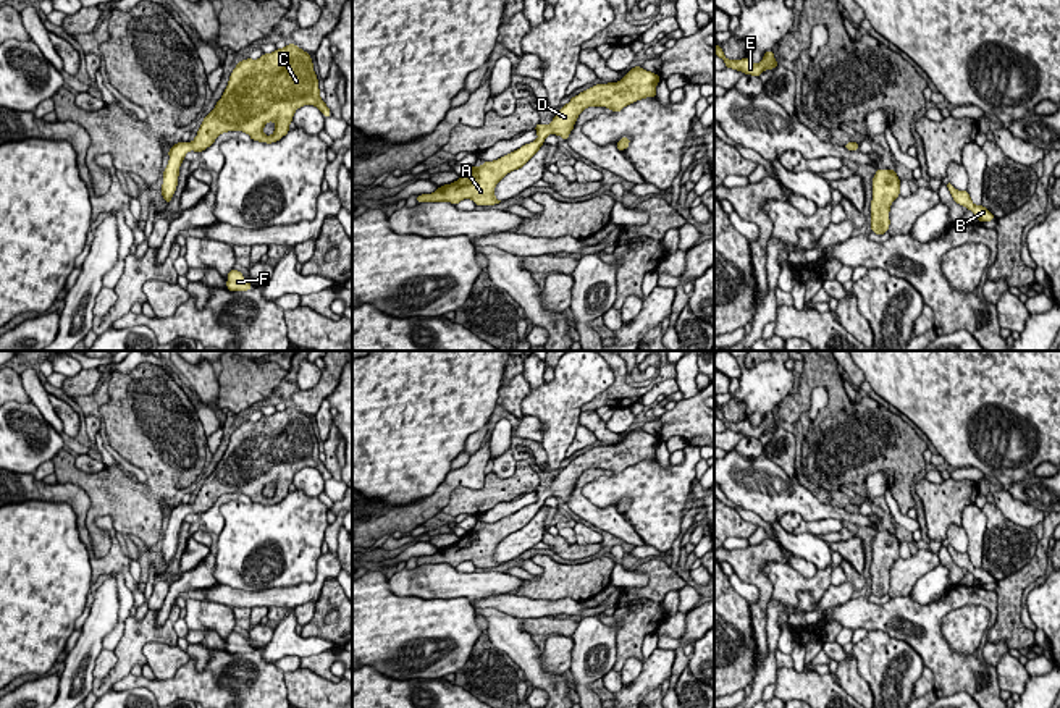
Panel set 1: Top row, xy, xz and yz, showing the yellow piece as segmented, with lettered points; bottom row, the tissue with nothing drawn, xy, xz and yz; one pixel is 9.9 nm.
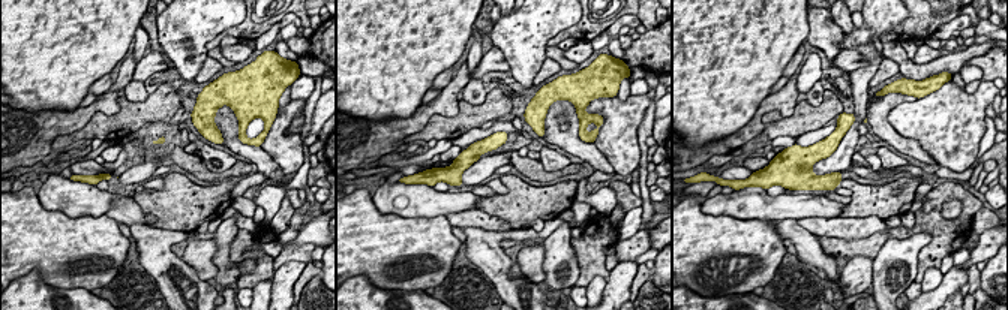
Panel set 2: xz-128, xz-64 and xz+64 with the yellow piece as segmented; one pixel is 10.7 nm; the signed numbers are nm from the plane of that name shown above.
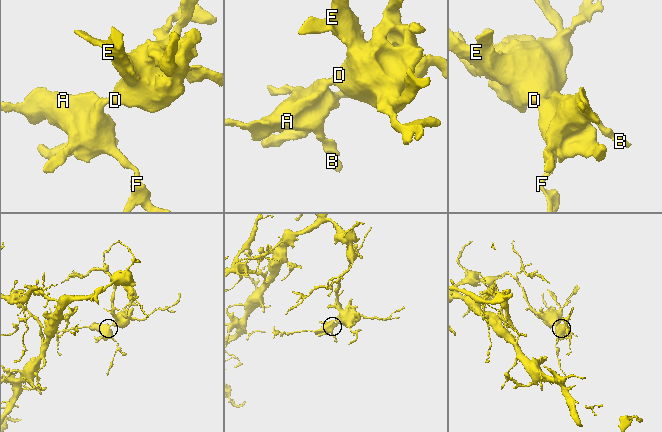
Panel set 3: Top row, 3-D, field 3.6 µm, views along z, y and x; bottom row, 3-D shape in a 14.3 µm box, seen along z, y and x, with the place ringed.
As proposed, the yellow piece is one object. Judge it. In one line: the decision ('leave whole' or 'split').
leave whole

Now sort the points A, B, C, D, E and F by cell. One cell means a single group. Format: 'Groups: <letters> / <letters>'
Groups: A B C D E F

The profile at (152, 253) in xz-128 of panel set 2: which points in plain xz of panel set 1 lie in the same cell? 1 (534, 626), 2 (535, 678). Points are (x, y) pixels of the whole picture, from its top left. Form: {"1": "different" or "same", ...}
{"1": "different", "2": "same"}

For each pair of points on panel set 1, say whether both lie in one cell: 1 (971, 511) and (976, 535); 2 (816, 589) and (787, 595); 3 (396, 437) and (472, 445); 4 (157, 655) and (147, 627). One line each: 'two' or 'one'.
1: one
2: one
3: two
4: two

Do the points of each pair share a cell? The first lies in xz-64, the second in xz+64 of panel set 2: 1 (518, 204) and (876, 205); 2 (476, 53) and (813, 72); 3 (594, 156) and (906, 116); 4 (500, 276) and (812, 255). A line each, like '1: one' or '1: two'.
1: one
2: one
3: two
4: one

